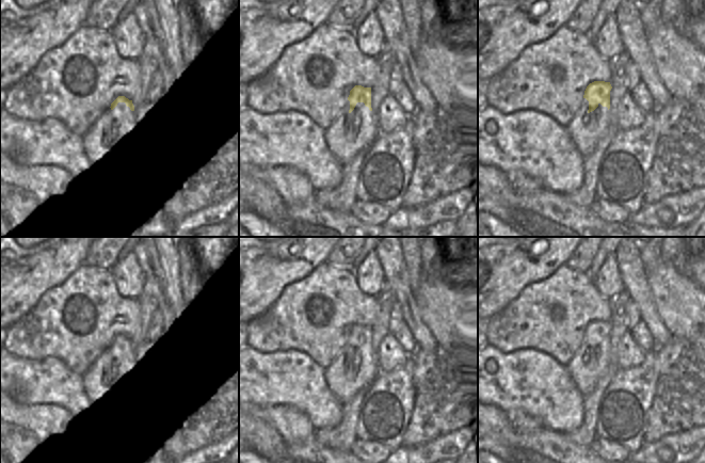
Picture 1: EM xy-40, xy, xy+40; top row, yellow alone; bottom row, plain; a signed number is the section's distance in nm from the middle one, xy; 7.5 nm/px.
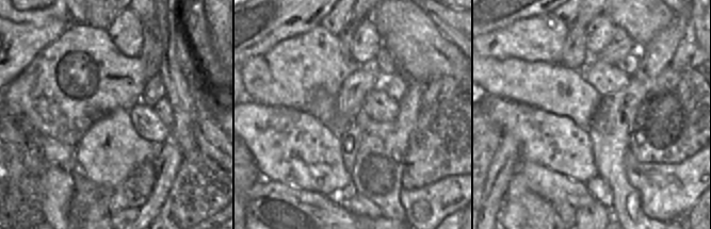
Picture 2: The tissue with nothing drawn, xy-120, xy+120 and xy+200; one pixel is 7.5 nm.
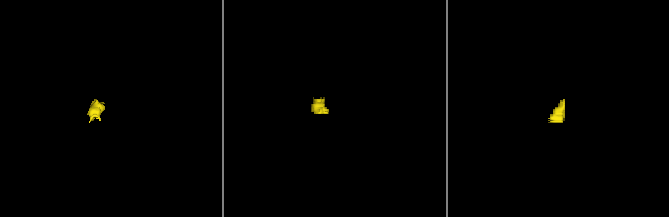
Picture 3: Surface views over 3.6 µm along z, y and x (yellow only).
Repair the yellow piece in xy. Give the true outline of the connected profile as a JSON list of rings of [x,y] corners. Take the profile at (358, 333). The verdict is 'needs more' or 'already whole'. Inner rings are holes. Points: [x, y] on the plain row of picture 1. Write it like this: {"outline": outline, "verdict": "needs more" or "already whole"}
{"outline": [[[355,324],[350,330],[350,334],[348,336],[348,339],[350,340],[349,352],[351,352],[354,349],[357,341],[364,341],[365,345],[368,346],[370,350],[372,350],[372,347],[371,347],[371,326],[364,326],[362,324]]], "verdict": "already whole"}

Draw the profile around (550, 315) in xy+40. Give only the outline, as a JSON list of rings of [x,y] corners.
[[[562,265],[549,277],[526,286],[511,303],[486,320],[486,344],[502,352],[532,348],[567,366],[582,342],[587,325],[594,320],[609,321],[611,317],[610,300],[599,293],[591,276]]]

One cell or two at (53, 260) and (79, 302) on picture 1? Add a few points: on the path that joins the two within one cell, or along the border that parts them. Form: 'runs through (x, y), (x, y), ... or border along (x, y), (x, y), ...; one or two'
border along (83, 262), (68, 276), (44, 293); two

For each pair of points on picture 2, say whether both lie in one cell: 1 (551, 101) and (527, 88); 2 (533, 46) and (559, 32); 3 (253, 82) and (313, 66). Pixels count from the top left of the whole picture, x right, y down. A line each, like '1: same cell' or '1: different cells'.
1: different cells
2: same cell
3: same cell

